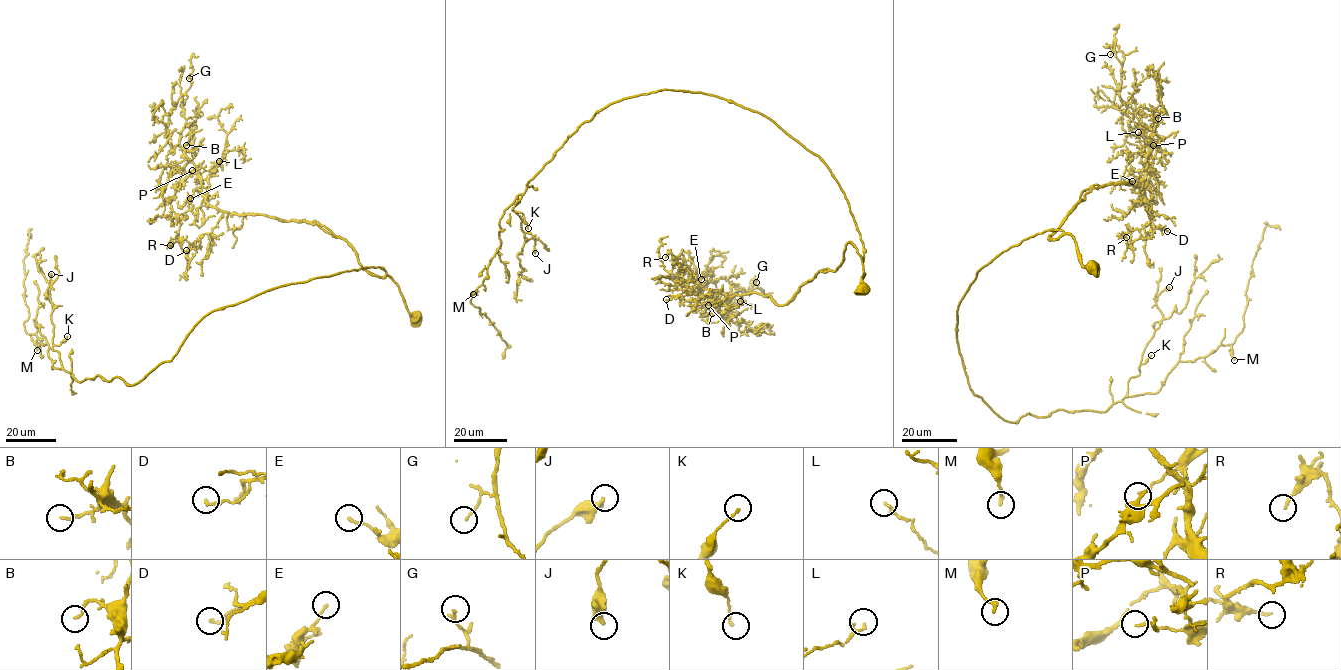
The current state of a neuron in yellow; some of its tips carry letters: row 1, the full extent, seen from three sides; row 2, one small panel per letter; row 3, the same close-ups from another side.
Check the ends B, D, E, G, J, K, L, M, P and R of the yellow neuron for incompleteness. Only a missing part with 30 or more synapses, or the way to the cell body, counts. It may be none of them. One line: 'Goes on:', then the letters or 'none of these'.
Goes on: none of these

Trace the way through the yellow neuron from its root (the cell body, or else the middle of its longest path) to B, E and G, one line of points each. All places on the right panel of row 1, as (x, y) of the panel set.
B: (1092, 268), (1082, 264), (1071, 235), (1048, 235), (1094, 188), (1129, 181), (1141, 187), (1146, 132), (1158, 118)
E: (1092, 268), (1082, 264), (1071, 235), (1048, 235), (1094, 188), (1129, 181), (1141, 184), (1143, 194), (1132, 181)
G: (1092, 268), (1071, 235), (1048, 235), (1094, 188), (1141, 187), (1148, 149), (1110, 54)

